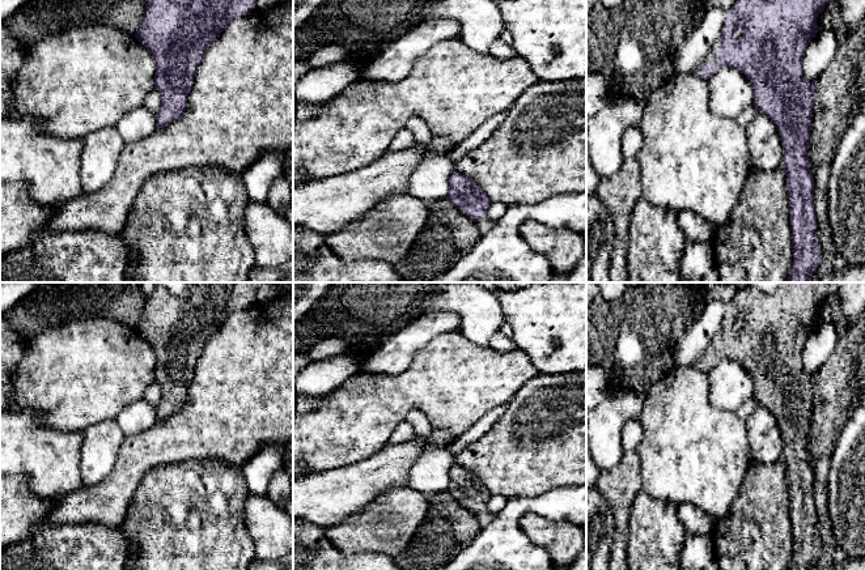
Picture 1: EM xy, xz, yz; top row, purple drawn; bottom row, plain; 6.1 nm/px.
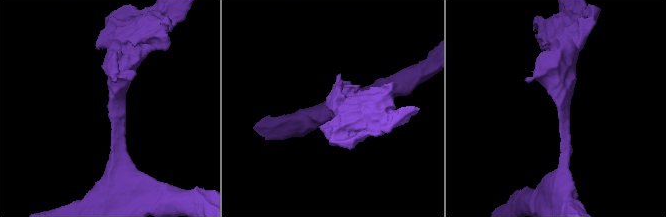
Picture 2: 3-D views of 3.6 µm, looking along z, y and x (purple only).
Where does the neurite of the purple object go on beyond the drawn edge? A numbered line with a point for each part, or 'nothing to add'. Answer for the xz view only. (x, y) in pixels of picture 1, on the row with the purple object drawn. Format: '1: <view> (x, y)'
nothing to add

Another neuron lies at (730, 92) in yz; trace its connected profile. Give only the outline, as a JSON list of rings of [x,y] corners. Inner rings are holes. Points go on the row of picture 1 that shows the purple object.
[[[721,67],[708,80],[711,110],[728,119],[735,119],[754,105],[755,93],[746,76],[734,67]]]

